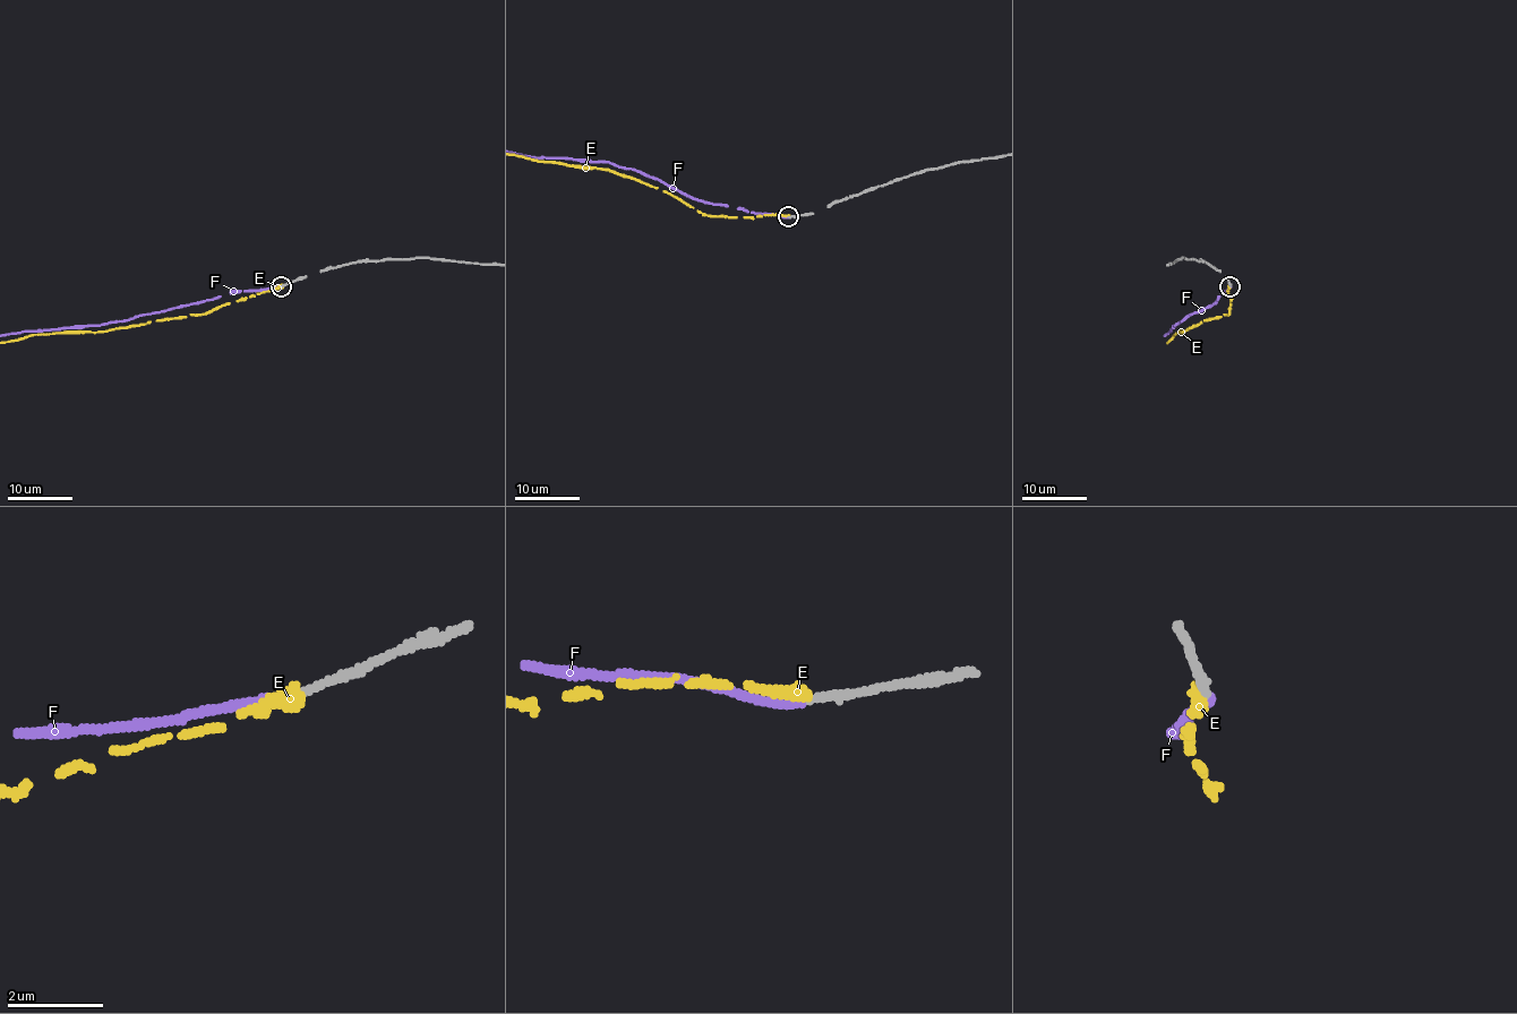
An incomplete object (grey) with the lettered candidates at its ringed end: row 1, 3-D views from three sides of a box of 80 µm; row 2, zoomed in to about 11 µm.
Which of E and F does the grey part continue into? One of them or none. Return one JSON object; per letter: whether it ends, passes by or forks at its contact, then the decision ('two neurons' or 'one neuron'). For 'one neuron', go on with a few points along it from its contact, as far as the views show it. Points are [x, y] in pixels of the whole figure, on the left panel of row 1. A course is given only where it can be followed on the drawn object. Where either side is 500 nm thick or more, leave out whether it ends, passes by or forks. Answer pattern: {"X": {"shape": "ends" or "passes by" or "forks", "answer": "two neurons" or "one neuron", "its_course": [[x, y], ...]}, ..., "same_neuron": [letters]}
{"E": {"shape": "ends", "answer": "two neurons"}, "F": {"shape": "ends", "answer": "two neurons"}, "same_neuron": []}

